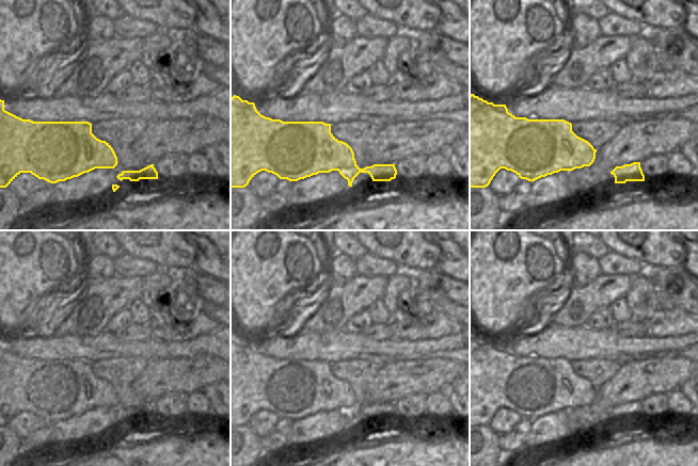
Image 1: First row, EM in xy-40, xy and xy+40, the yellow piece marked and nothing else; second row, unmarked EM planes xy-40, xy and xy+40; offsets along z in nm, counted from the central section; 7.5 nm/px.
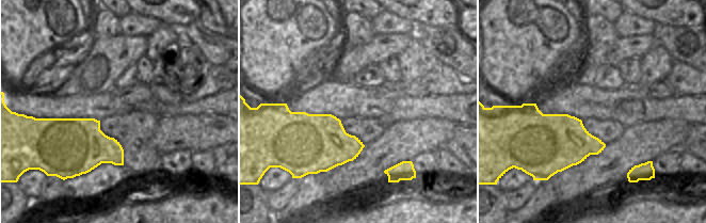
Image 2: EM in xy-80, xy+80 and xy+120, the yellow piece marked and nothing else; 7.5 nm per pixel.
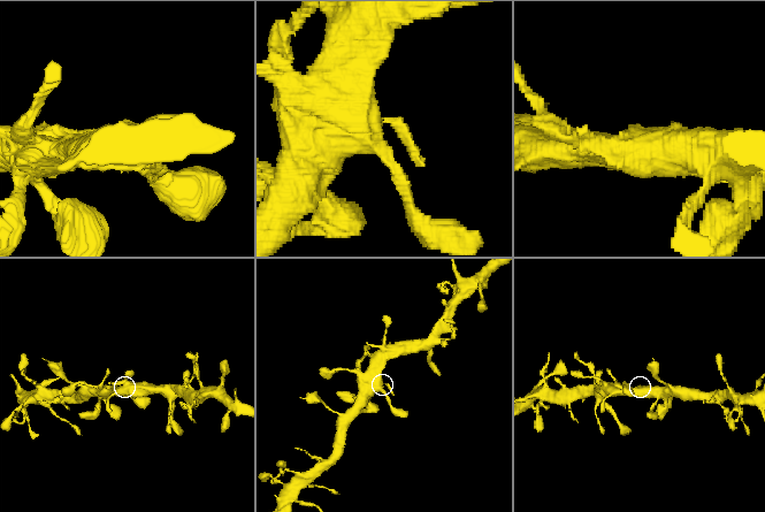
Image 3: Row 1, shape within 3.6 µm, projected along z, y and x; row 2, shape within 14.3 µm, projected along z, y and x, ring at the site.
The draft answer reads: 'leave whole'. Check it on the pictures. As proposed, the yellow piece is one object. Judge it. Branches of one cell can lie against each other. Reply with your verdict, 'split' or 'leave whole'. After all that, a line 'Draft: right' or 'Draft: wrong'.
leave whole
Draft: right

